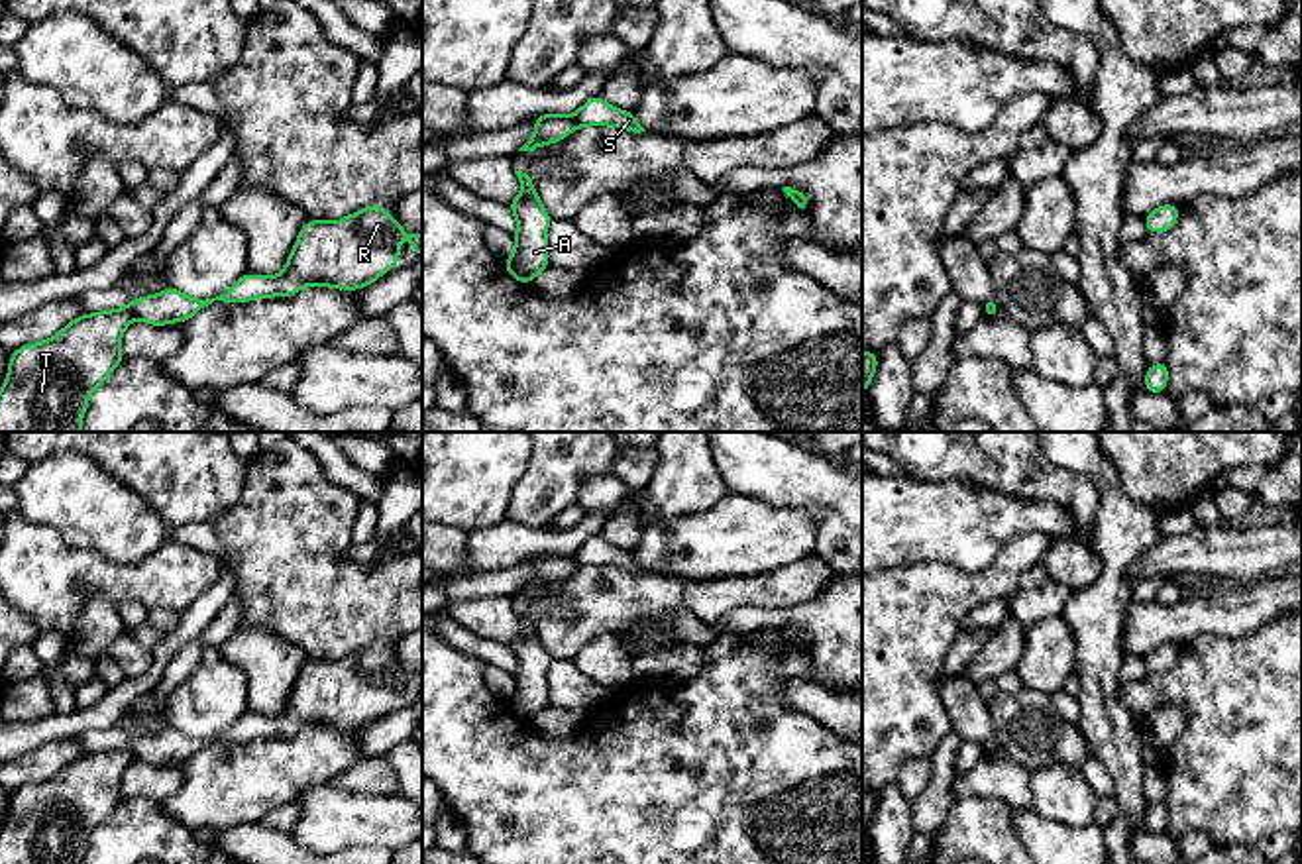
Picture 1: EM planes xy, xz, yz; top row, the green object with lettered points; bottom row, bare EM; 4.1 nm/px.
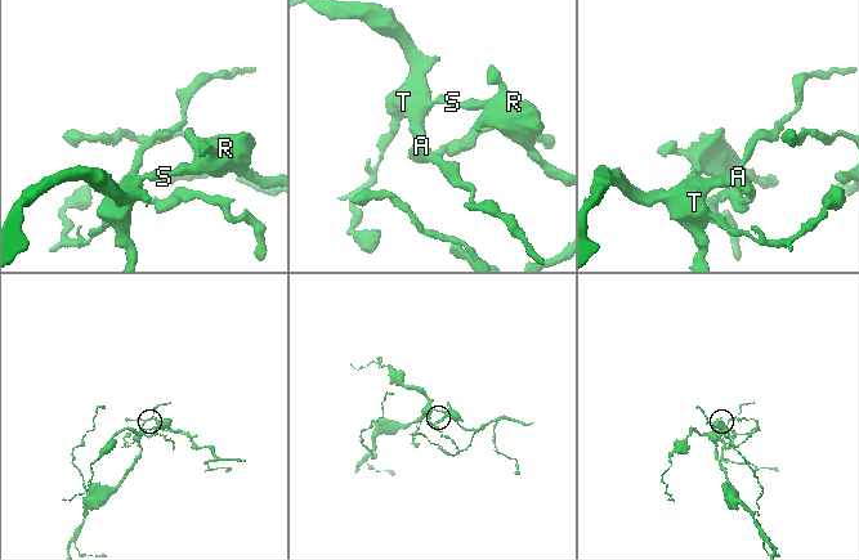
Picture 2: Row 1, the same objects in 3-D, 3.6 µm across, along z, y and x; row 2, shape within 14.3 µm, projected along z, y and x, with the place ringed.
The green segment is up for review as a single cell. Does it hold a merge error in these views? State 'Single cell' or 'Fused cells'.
Fused cells

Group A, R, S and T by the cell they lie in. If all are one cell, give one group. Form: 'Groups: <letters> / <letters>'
Groups: A T / R S

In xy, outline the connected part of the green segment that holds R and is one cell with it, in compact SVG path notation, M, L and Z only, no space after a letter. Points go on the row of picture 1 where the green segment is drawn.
M379 202L340 222L308 220L277 277L245 273L216 298L190 298L175 287L155 297L132 298L136 318L151 326L185 322L214 300L247 302L267 297L291 297L304 285L357 291L401 263L399 242L408 234L414 259L422 253L422 234L407 232Z

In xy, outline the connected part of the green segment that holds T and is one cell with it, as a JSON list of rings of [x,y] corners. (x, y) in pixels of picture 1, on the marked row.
[[[130,306],[82,314],[51,340],[10,353],[8,379],[0,389],[0,432],[81,432],[90,393],[124,359],[120,340],[134,318]]]

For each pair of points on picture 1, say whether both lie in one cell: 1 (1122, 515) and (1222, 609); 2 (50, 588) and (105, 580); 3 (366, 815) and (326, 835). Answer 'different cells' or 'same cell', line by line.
1: different cells
2: same cell
3: same cell

